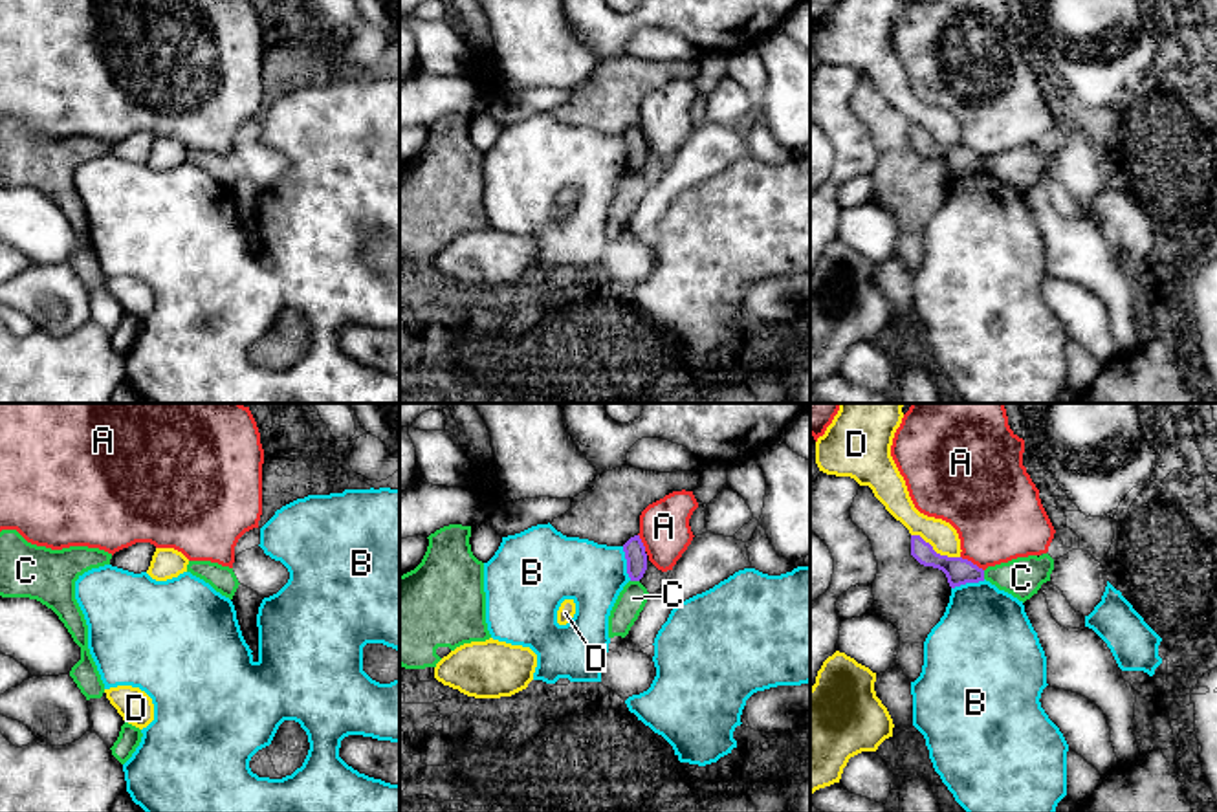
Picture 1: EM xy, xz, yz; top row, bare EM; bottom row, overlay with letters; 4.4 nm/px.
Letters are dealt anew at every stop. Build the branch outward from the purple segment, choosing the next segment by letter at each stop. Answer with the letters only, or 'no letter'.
no letter

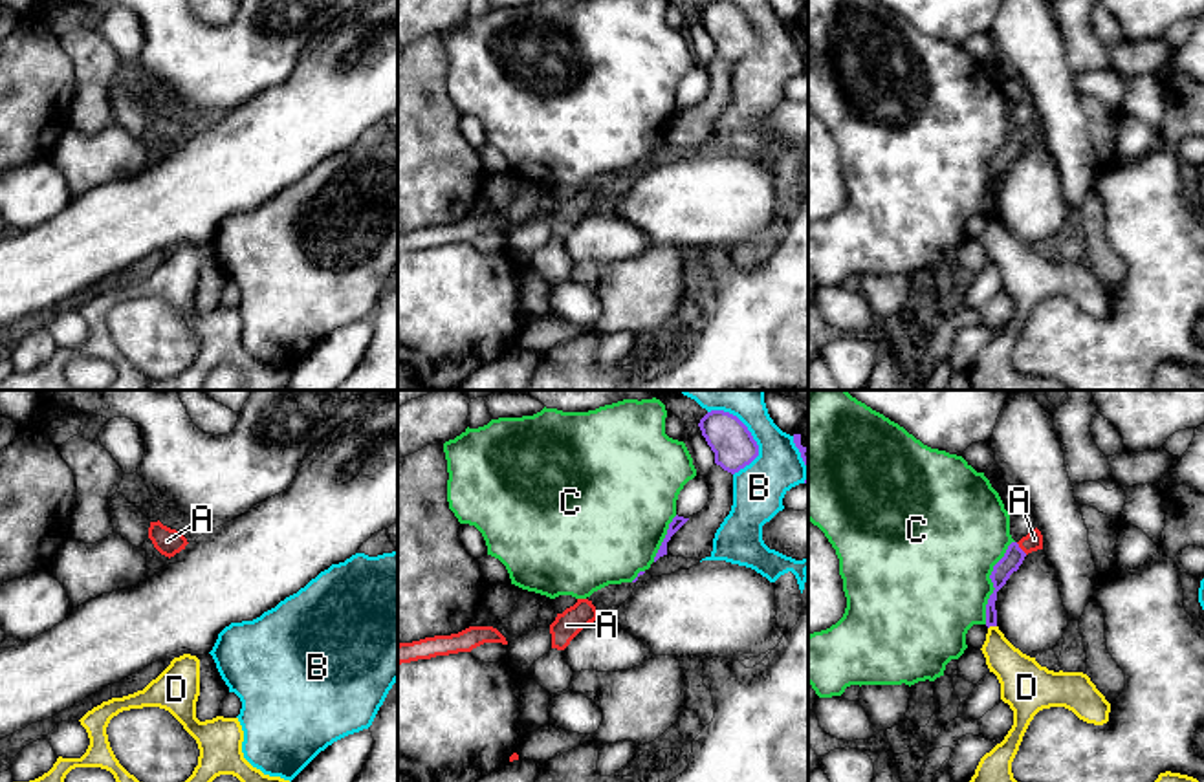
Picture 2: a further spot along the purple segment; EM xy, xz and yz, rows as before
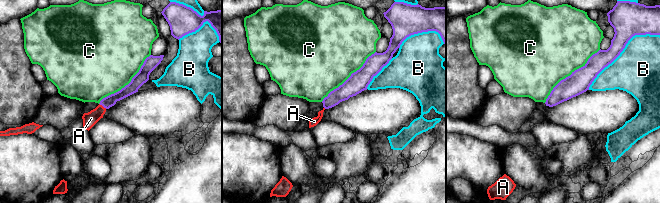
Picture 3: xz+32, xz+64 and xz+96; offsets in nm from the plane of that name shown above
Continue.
A

